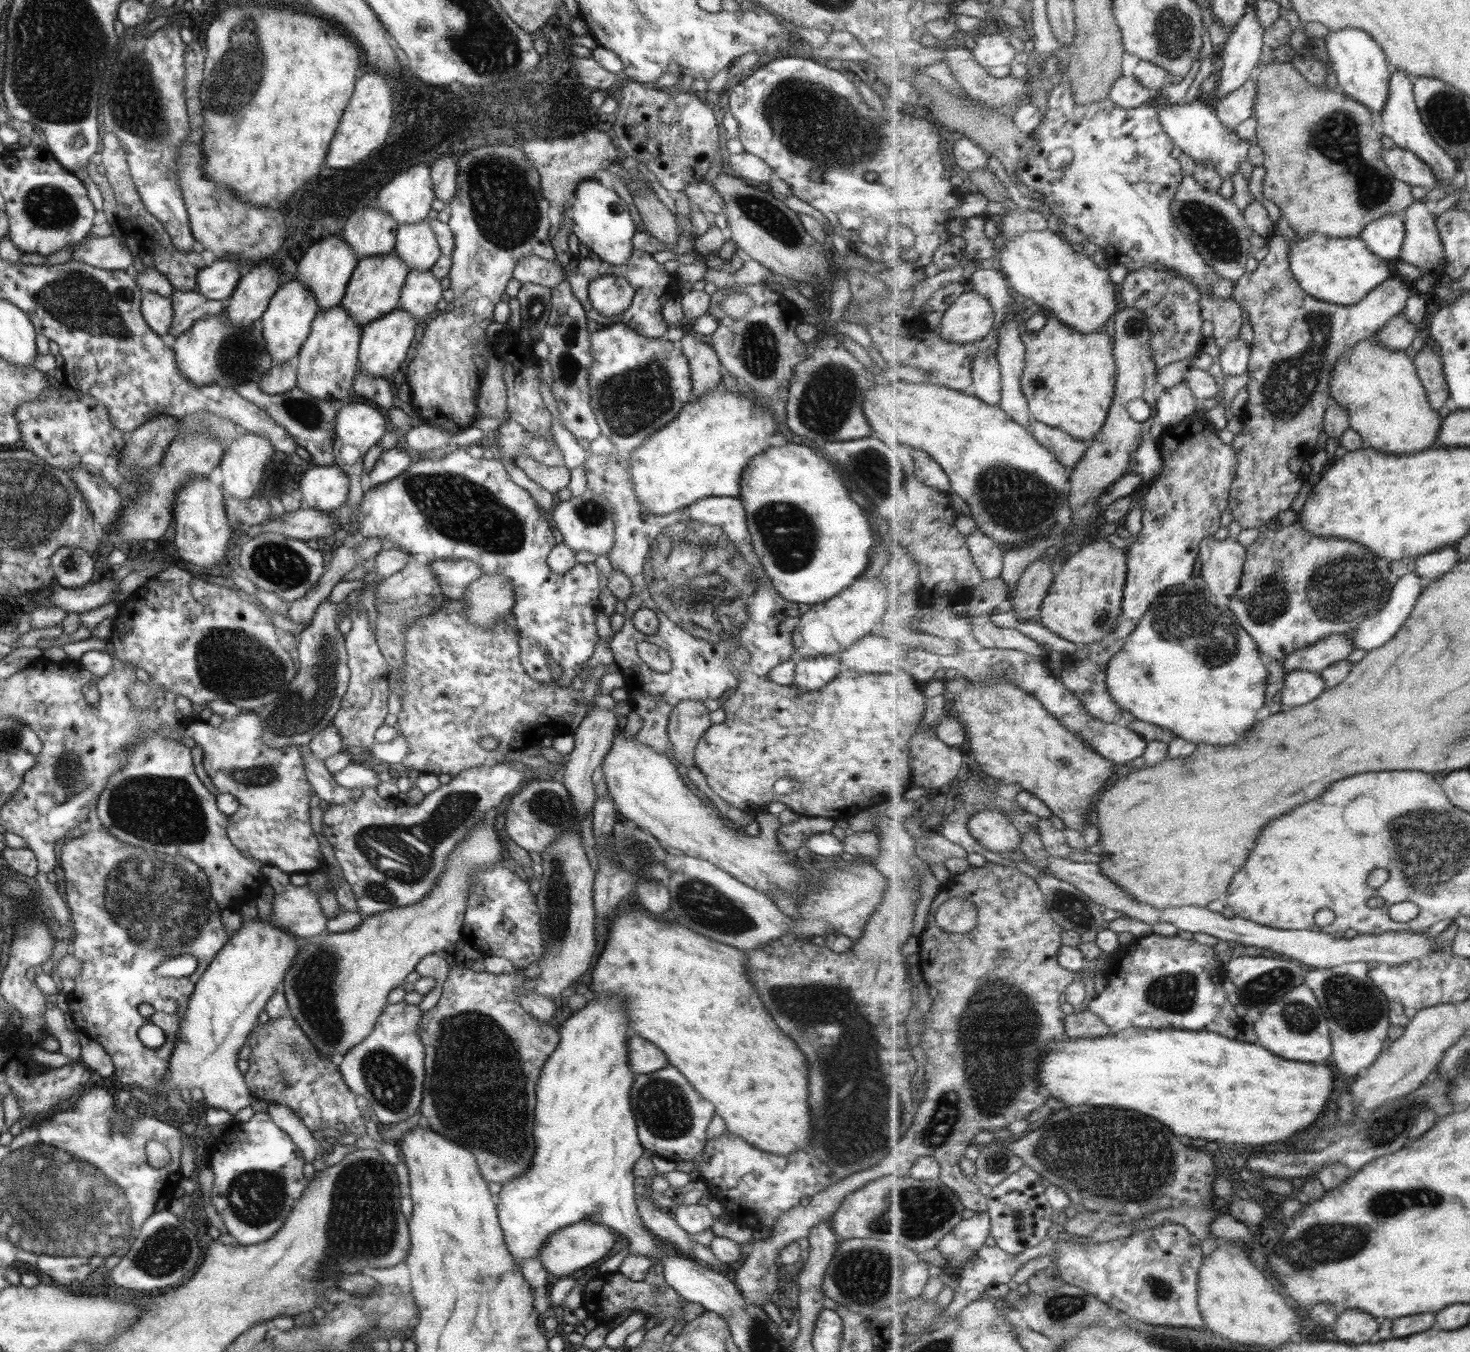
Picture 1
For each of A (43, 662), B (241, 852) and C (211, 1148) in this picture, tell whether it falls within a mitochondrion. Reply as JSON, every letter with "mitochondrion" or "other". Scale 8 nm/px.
{"A":"other","B":"other","C":"other"}

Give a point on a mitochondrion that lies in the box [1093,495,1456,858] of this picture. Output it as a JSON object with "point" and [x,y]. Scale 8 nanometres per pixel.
{"point":[1189,622]}

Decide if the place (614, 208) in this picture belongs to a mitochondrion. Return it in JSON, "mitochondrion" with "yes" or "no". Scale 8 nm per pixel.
{"mitochondrion":"no"}

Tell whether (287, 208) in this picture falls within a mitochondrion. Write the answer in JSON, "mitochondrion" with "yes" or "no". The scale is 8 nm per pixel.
{"mitochondrion":"no"}

